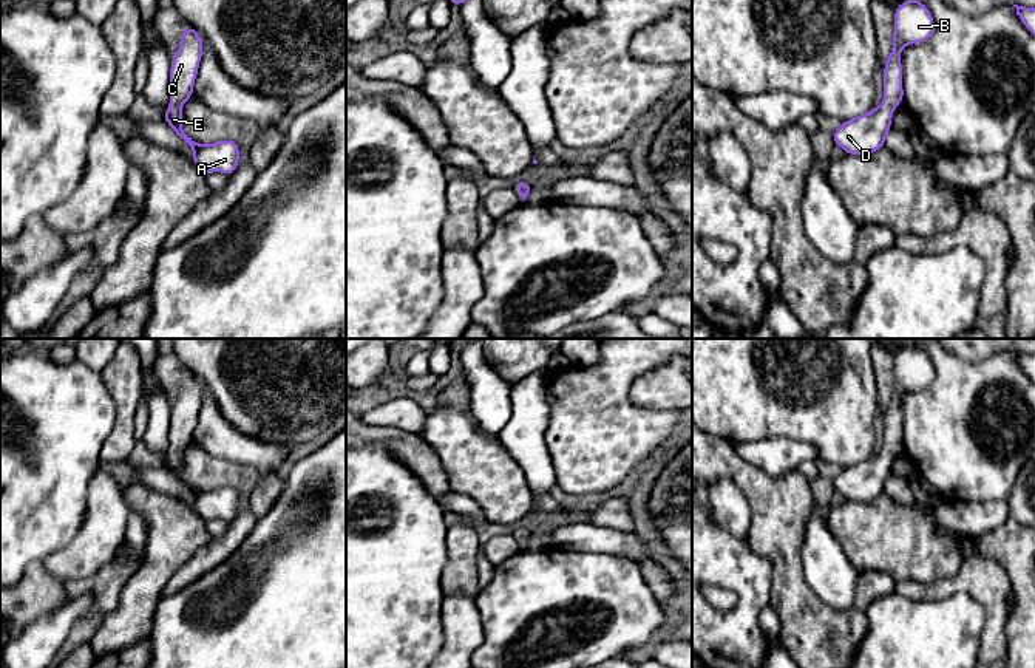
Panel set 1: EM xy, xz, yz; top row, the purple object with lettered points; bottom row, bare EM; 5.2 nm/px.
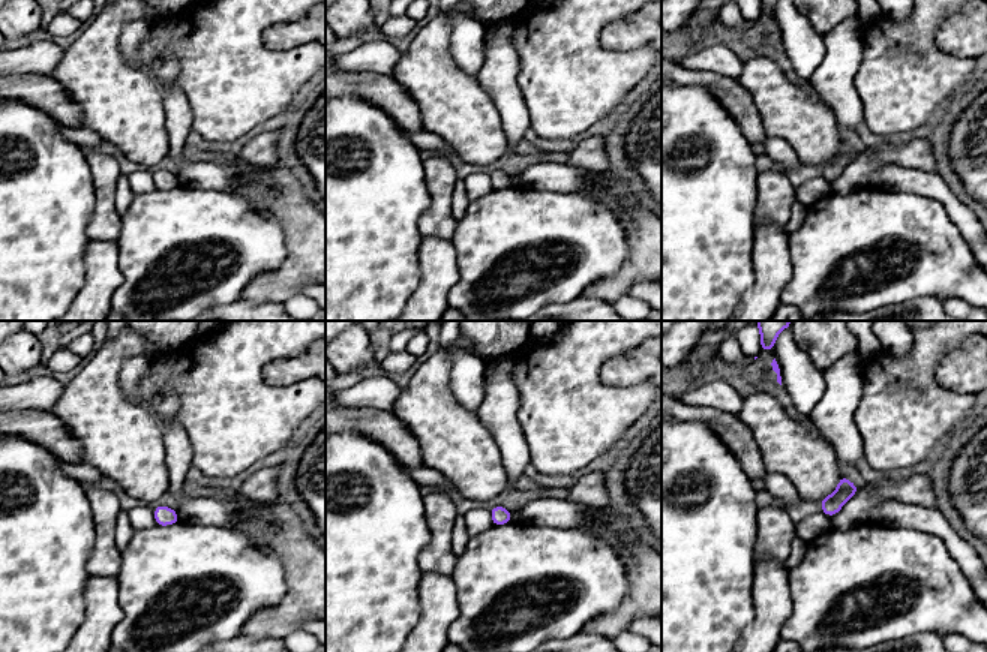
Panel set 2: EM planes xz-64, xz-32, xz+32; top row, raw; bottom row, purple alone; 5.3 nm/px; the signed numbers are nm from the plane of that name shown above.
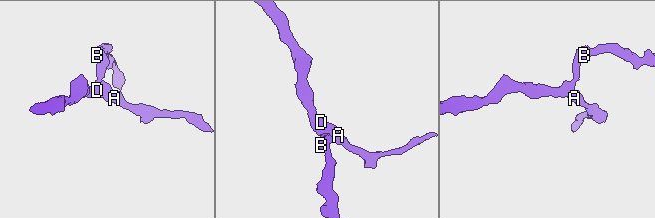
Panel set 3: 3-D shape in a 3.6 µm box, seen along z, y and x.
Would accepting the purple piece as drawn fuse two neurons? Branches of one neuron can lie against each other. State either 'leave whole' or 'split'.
leave whole

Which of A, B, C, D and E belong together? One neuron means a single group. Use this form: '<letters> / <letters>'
A B C D E

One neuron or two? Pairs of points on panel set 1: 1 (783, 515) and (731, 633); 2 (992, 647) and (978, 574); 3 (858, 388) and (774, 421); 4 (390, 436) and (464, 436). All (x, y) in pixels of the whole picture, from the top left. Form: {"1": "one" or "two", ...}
{"1": "two", "2": "one", "3": "one", "4": "two"}

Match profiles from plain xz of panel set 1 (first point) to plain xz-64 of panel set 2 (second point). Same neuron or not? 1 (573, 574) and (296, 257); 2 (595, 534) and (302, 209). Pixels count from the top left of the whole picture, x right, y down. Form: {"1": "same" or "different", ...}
{"1": "different", "2": "different"}

